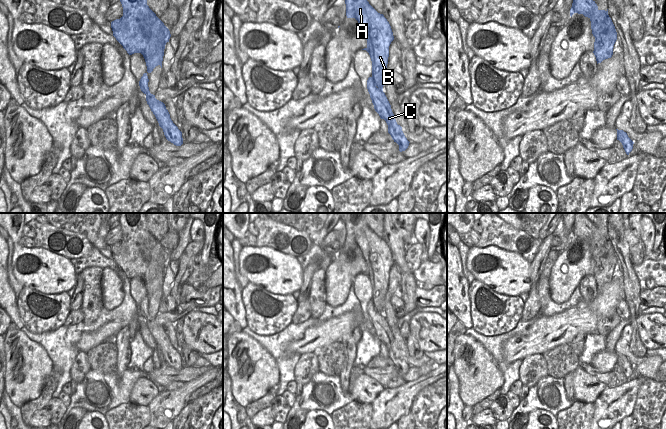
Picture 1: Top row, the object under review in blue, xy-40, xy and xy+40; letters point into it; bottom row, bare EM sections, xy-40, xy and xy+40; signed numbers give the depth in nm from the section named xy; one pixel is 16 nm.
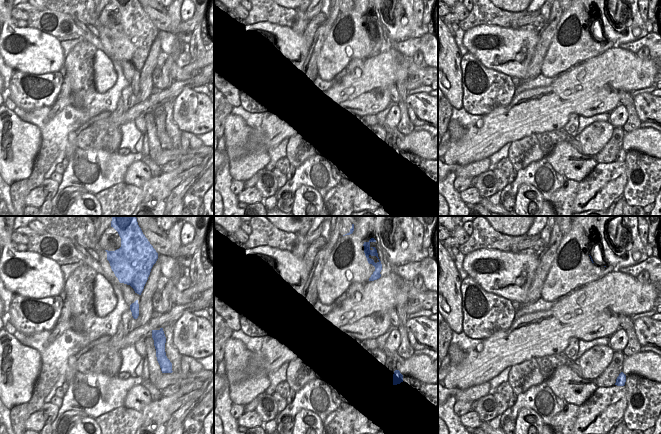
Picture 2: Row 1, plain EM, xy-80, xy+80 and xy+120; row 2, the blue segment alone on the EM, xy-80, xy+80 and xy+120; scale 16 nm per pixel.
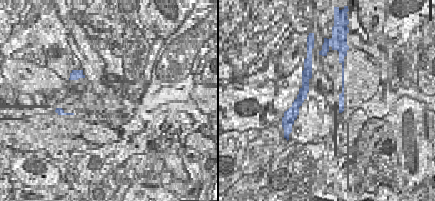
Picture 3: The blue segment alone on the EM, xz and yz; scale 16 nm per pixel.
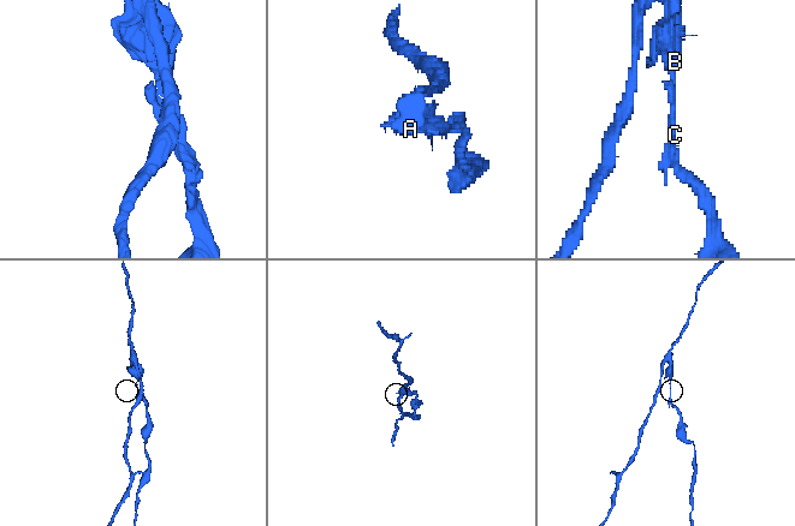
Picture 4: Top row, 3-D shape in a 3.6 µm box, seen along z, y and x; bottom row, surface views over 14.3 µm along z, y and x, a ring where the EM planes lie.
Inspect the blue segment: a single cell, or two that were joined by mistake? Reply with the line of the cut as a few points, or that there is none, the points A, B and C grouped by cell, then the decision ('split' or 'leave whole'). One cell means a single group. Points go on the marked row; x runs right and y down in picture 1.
cut in xy along (372, 75), (376, 85); A B / C; split

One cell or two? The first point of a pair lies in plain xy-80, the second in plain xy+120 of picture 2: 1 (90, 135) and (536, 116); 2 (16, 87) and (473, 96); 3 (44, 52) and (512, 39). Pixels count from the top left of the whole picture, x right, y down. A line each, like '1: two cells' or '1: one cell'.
1: two cells
2: one cell
3: one cell

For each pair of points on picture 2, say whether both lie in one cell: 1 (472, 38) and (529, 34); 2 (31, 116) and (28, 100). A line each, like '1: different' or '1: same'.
1: same
2: different

